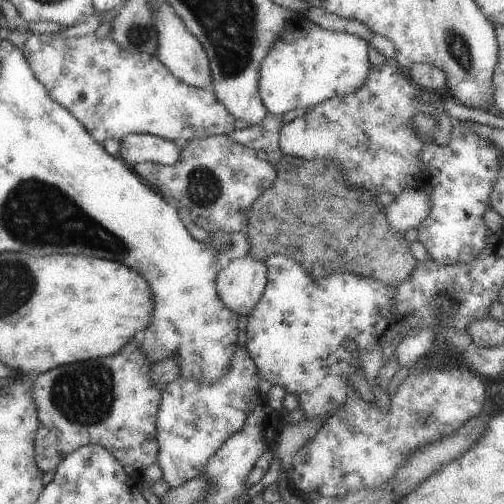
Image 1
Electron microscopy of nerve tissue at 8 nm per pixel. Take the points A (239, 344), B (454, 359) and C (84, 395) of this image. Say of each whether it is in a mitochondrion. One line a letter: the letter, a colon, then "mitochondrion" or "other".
A: other
B: other
C: mitochondrion

